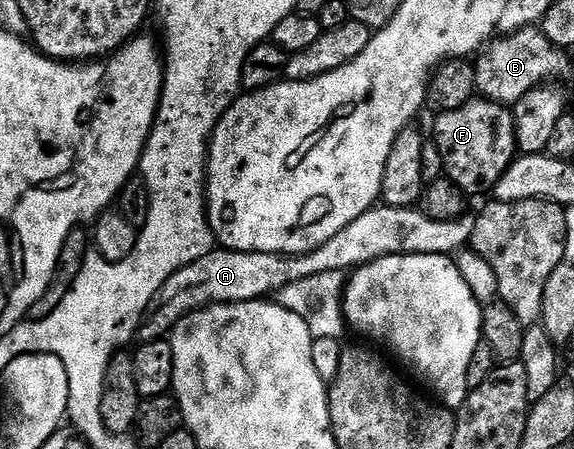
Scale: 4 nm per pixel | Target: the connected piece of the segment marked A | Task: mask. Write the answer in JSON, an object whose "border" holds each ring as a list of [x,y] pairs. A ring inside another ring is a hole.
{"border":[[[379,204],[357,216],[353,224],[341,228],[341,232],[333,236],[333,240],[321,244],[321,248],[308,254],[262,254],[214,248],[187,267],[181,267],[168,279],[158,297],[158,301],[167,306],[167,310],[163,310],[163,318],[155,318],[155,322],[150,322],[151,326],[145,322],[142,324],[147,328],[147,334],[157,334],[162,339],[159,330],[163,330],[163,322],[171,318],[174,327],[178,327],[182,320],[179,314],[187,317],[191,313],[187,308],[191,306],[191,298],[195,298],[196,310],[215,305],[211,298],[225,298],[228,302],[258,302],[268,296],[278,295],[289,284],[297,284],[299,280],[305,280],[309,276],[338,270],[347,272],[390,254],[451,256],[456,253],[454,250],[470,243],[475,220],[476,215],[470,212],[449,220],[433,220],[419,208]]]}

